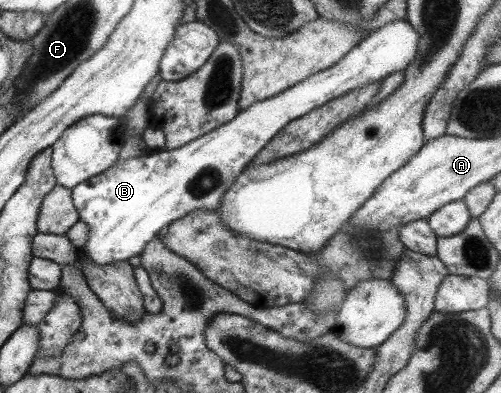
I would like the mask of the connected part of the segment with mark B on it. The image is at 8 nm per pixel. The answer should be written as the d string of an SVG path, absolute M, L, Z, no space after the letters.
M394 20L377 28L376 30L370 31L364 38L361 38L358 41L358 44L355 44L346 54L343 56L336 64L332 64L330 68L324 68L320 72L315 72L312 76L304 78L304 80L298 82L296 85L286 89L284 92L278 93L276 96L268 97L266 100L260 100L244 108L236 113L234 119L227 121L226 124L221 124L219 128L215 128L194 140L191 140L189 143L184 144L180 148L174 148L172 150L162 150L159 152L148 152L142 154L139 157L127 158L123 161L115 161L115 163L107 168L104 172L89 178L88 180L82 181L80 184L77 184L74 188L70 189L72 204L76 208L79 220L83 224L86 224L88 228L87 232L87 241L86 244L83 244L83 247L78 251L78 255L82 255L87 261L96 264L112 264L116 261L127 261L130 256L139 255L148 242L151 242L151 239L157 236L157 234L162 231L168 224L172 224L174 220L180 220L182 216L187 215L190 211L196 209L208 209L209 211L214 211L216 208L219 208L219 201L221 200L224 193L227 191L227 188L236 180L236 177L247 167L247 164L256 156L257 152L262 150L262 147L279 131L282 130L290 121L296 120L301 116L304 116L308 111L314 110L323 104L326 104L328 101L332 101L335 98L338 98L344 93L351 92L352 90L362 87L362 85L374 83L376 81L382 82L382 80L392 74L392 72L398 72L398 70L404 70L409 64L410 61L414 58L416 54L417 44L419 43L419 34L410 26L410 23L405 22L404 20Z

